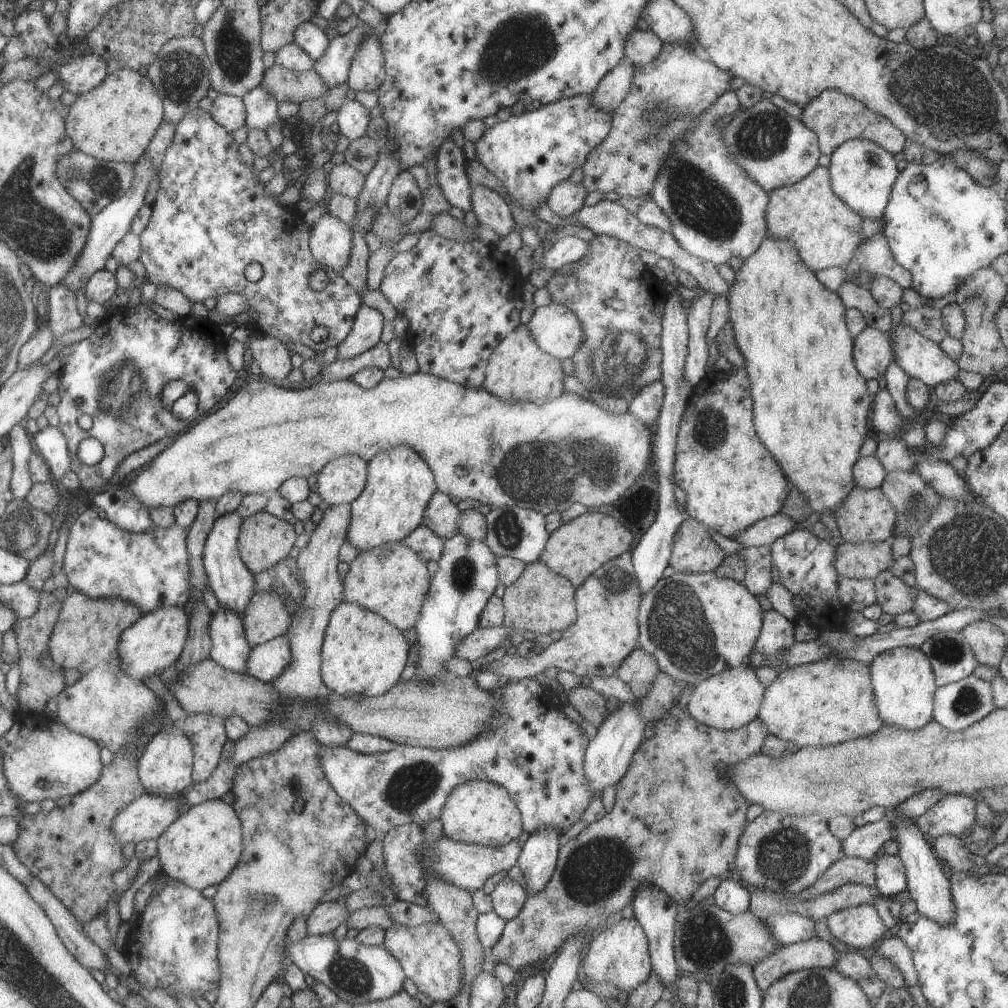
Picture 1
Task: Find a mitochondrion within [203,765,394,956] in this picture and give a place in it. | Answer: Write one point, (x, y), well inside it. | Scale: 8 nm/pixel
(259, 921)

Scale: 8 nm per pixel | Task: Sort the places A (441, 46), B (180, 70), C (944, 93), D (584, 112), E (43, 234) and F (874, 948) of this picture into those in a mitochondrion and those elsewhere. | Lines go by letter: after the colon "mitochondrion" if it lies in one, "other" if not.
A: other
B: mitochondrion
C: mitochondrion
D: other
E: mitochondrion
F: other

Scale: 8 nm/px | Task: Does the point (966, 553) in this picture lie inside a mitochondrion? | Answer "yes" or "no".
yes

